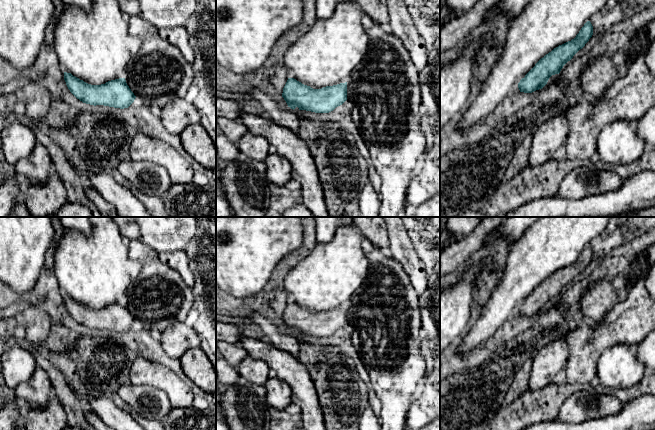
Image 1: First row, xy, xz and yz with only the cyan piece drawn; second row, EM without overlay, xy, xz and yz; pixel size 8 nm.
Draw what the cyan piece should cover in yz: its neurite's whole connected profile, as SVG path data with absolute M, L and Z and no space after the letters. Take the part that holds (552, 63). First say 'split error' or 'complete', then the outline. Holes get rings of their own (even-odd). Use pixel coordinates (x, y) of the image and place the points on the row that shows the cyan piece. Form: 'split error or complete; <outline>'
complete; M587 21L574 39L541 58L518 83L520 92L532 93L542 89L552 75L559 74L563 66L582 49L593 35L593 26Z

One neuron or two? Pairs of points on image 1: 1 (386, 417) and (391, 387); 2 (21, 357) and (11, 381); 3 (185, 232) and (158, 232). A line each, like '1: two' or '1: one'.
1: one
2: one
3: one

